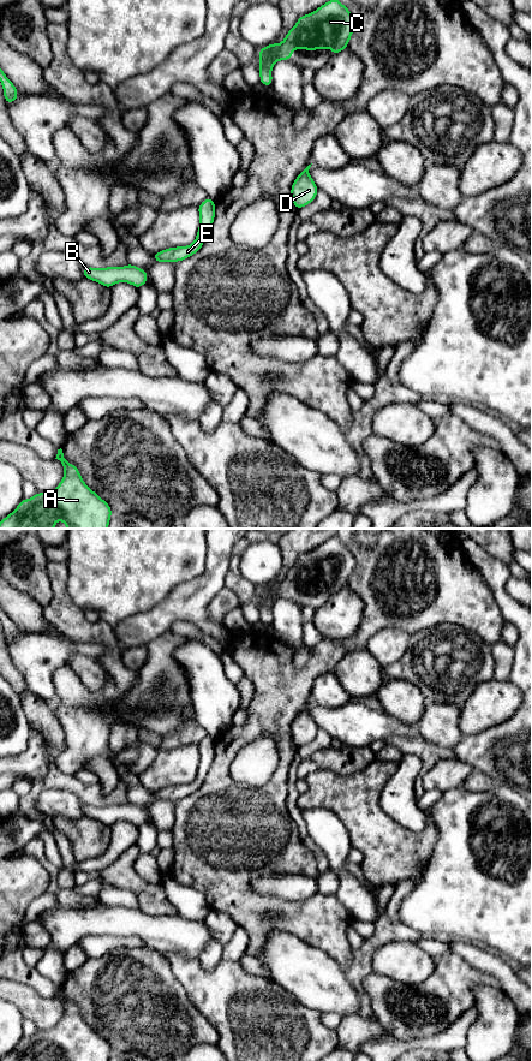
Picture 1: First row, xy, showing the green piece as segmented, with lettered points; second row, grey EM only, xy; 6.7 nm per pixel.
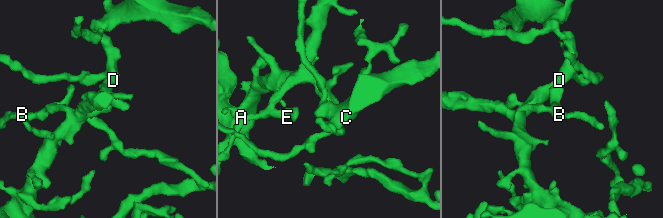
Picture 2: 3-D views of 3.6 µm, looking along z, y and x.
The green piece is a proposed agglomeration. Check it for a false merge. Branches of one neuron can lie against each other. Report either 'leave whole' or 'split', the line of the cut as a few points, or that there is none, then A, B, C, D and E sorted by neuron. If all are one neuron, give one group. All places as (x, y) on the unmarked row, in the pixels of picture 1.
leave whole; cut none; groups A B C D E

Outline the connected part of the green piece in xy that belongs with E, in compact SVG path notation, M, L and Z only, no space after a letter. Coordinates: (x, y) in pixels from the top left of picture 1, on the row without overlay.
M208 735L197 746L199 751L199 765L195 780L191 783L168 786L153 792L155 801L180 800L201 788L215 757L215 738Z

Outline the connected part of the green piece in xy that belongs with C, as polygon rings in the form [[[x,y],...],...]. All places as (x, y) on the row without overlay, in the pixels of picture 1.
[[[337,536],[319,544],[315,550],[299,555],[295,564],[287,571],[285,578],[277,583],[271,582],[267,585],[259,586],[259,622],[271,625],[273,614],[271,608],[276,600],[287,598],[292,596],[294,588],[301,586],[305,589],[317,589],[330,586],[333,594],[339,592],[348,585],[348,580],[355,567],[355,560],[349,548],[337,538]]]

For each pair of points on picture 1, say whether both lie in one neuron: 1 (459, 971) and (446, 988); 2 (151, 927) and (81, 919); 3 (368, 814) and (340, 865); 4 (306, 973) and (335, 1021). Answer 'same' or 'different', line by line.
1: same
2: same
3: different
4: different

